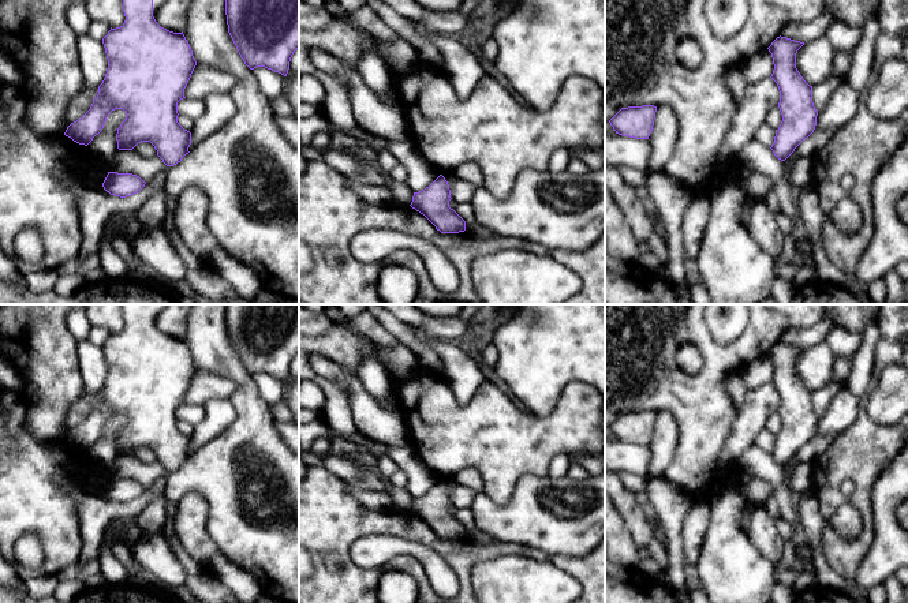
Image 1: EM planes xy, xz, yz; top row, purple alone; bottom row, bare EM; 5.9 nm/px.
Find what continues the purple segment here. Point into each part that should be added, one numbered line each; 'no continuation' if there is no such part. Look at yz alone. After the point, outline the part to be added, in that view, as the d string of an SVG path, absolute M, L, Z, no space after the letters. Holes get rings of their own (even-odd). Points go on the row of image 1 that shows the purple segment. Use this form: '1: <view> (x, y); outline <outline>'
no continuation

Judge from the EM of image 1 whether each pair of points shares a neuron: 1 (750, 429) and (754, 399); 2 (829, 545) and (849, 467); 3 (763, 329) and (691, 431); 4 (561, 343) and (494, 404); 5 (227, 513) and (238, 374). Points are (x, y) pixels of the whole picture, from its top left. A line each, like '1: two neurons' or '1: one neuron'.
1: one neuron
2: one neuron
3: one neuron
4: two neurons
5: one neuron

